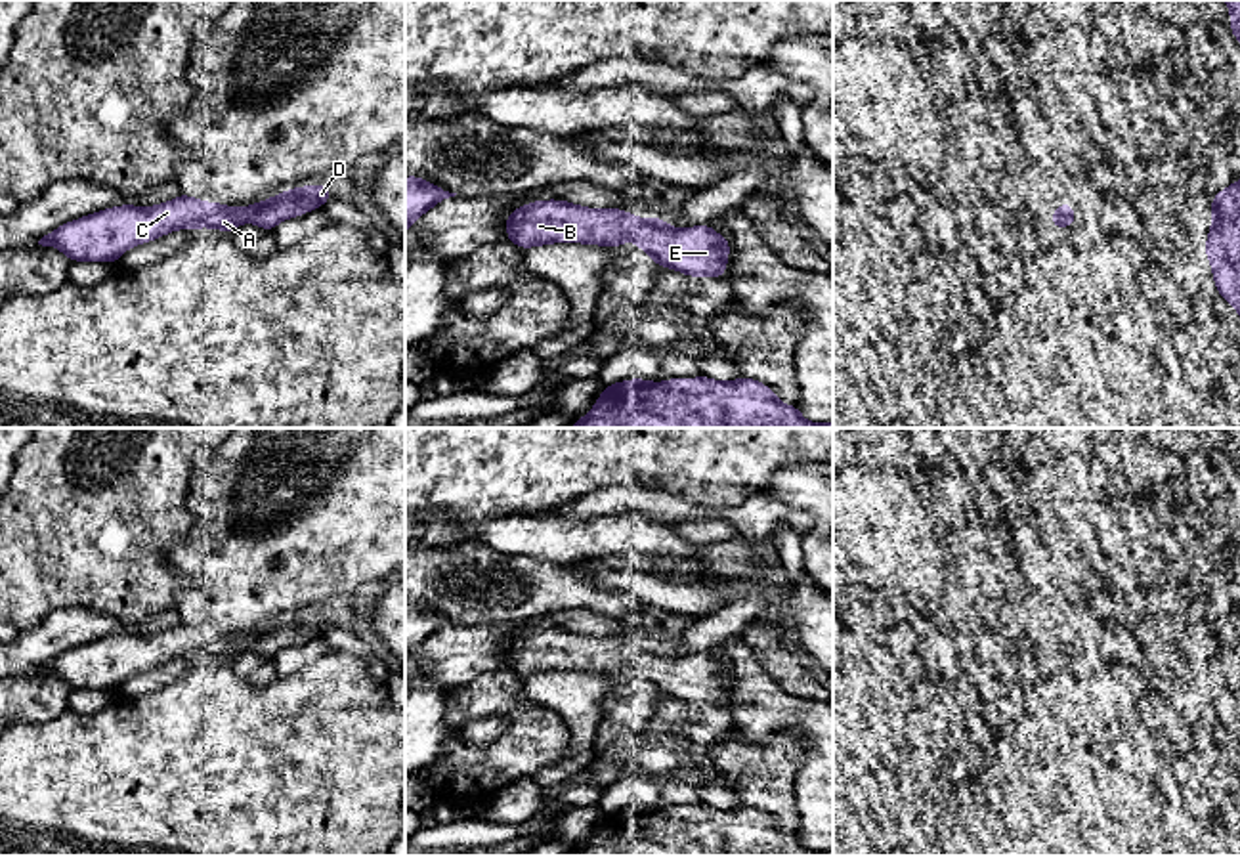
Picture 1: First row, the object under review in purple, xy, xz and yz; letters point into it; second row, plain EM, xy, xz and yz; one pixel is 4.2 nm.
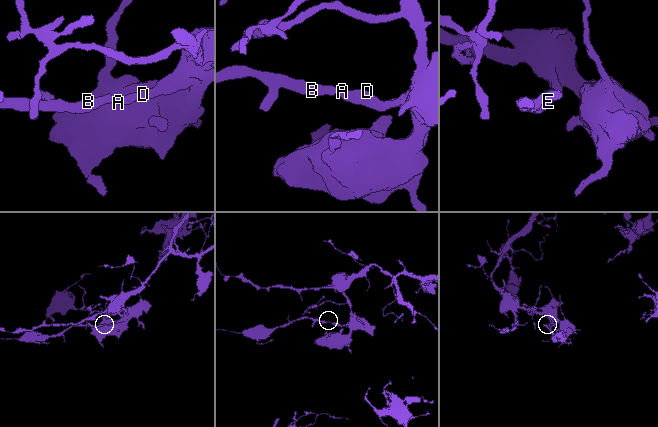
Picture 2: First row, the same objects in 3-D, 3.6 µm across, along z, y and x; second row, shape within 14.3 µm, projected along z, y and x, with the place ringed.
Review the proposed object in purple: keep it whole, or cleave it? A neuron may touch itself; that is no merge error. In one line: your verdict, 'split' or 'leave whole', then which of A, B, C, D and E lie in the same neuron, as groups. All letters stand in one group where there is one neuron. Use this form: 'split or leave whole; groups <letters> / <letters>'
leave whole; groups A B C D E

